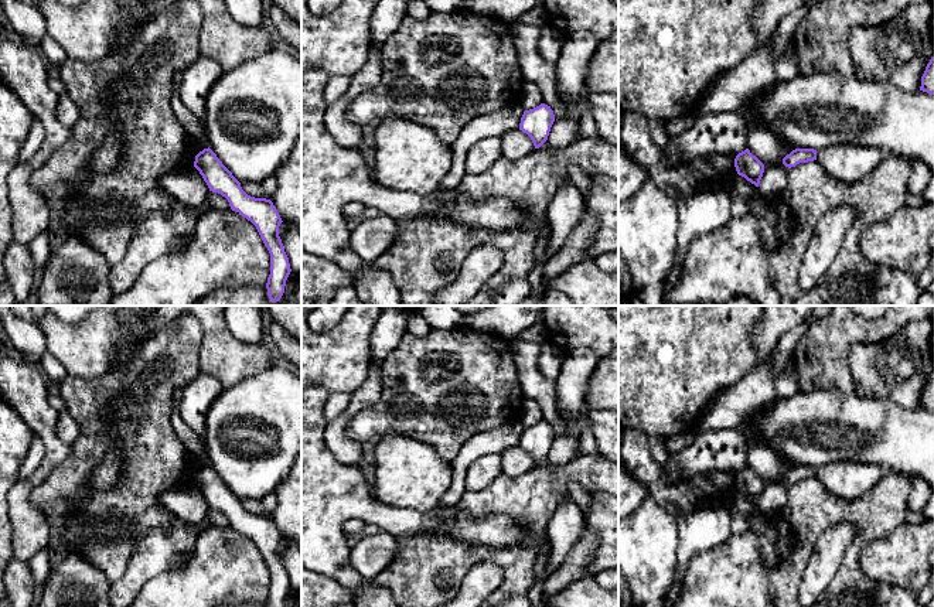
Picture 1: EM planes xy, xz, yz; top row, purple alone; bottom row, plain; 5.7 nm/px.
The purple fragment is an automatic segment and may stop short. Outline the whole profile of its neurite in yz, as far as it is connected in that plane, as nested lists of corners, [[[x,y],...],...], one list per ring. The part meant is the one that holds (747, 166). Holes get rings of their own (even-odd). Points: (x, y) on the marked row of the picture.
[[[749,149],[736,156],[734,167],[739,175],[759,187],[764,173],[764,164]]]

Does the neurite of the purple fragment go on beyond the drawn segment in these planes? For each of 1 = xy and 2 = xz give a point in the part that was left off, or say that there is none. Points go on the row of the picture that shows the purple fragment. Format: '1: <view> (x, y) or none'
1: none
2: none

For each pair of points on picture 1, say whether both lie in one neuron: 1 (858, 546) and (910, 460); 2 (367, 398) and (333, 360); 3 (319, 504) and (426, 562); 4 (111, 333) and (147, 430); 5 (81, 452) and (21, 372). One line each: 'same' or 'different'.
1: different
2: different
3: different
4: different
5: different

